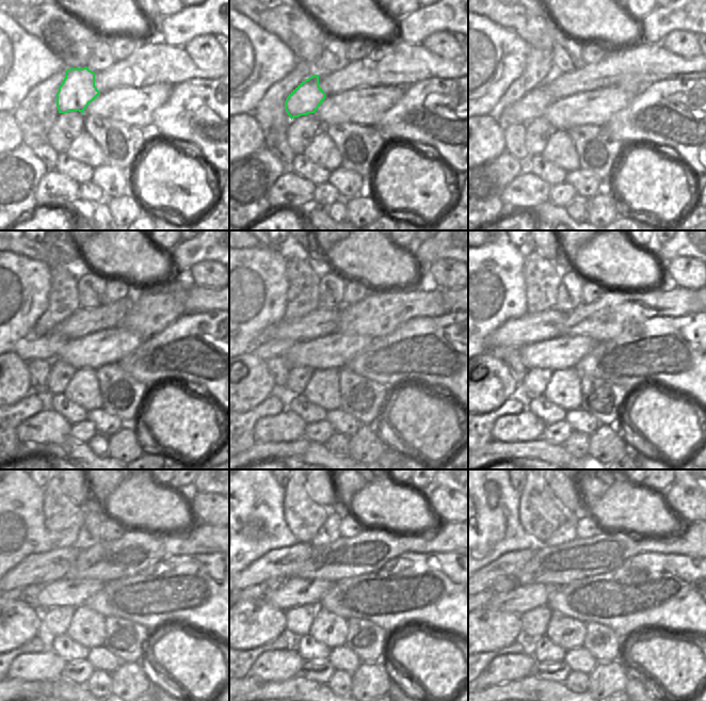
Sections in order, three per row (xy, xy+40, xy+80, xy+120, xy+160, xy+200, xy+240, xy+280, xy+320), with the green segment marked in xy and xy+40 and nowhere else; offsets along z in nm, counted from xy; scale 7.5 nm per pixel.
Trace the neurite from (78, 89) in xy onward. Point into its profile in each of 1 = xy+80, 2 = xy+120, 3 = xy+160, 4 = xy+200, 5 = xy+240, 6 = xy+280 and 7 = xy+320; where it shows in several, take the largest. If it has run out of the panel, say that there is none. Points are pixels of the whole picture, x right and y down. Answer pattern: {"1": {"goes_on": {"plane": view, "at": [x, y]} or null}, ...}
{"1": {"goes_on": {"plane": "xy+80", "at": [532, 105]}}, "2": {"goes_on": {"plane": "xy+120", "at": [47, 347]}}, "3": {"goes_on": {"plane": "xy+160", "at": [265, 350]}}, "4": {"goes_on": {"plane": "xy+200", "at": [499, 353]}}, "5": {"goes_on": {"plane": "xy+240", "at": [13, 593]}}, "6": {"goes_on": {"plane": "xy+280", "at": [254, 592]}}, "7": {"goes_on": {"plane": "xy+320", "at": [490, 593]}}}

